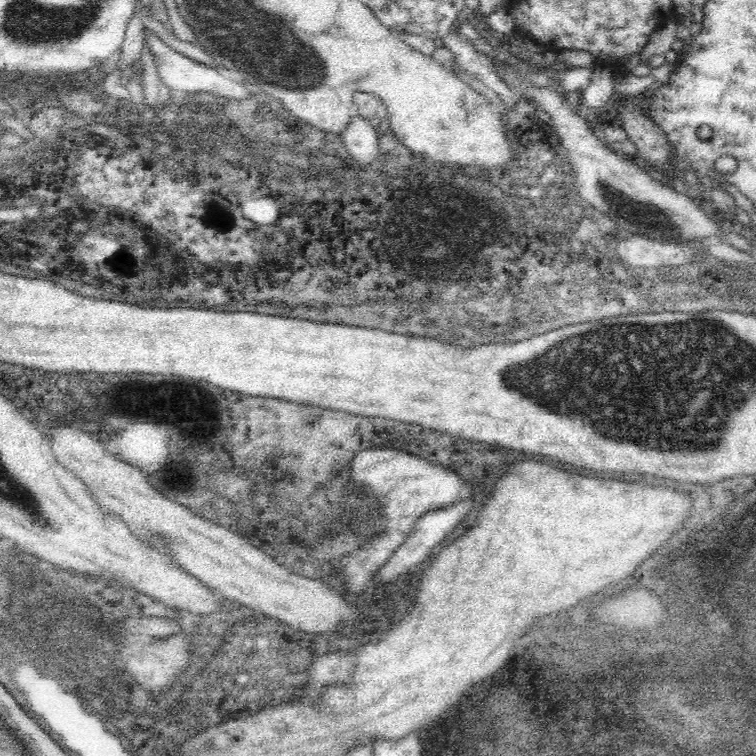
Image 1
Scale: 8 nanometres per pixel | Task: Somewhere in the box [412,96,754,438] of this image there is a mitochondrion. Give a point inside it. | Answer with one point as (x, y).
(482, 204)

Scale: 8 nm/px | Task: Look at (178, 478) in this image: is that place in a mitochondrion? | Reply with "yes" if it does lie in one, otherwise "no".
no

